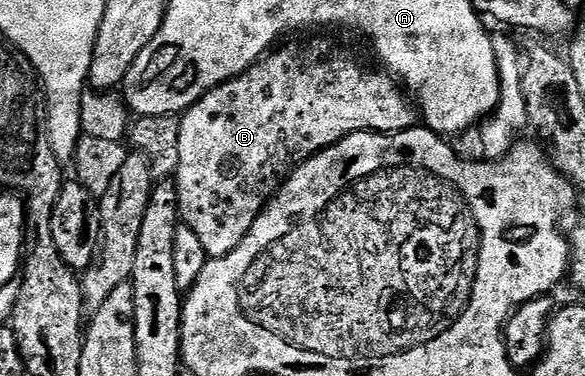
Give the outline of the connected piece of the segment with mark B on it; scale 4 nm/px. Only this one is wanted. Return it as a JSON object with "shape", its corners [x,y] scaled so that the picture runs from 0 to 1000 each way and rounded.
{"shape":[[[518,106],[513,117],[489,117],[458,138],[448,160],[441,160],[431,181],[419,186],[410,202],[400,202],[397,213],[388,213],[364,239],[357,239],[328,287],[311,301],[308,436],[296,465],[299,503],[306,519],[306,580],[318,606],[330,612],[330,622],[337,622],[337,633],[344,633],[344,654],[350,654],[356,684],[388,681],[398,665],[405,665],[405,654],[412,654],[419,622],[426,622],[432,590],[439,590],[439,580],[450,566],[456,535],[475,511],[480,481],[496,468],[530,415],[540,415],[544,404],[552,404],[562,388],[585,372],[588,362],[605,351],[691,351],[694,340],[711,338],[713,298],[704,269],[692,253],[691,237],[660,189],[626,191],[603,152],[566,128],[566,117],[559,106]]]}

